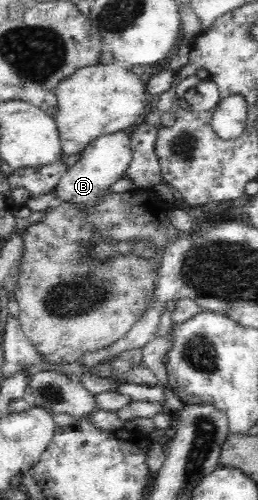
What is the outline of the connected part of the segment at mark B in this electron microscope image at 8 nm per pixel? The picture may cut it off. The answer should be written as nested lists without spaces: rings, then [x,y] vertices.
[[[120,131],[96,138],[82,151],[79,161],[58,181],[53,190],[57,195],[55,201],[70,204],[85,215],[95,211],[101,200],[112,194],[109,192],[109,187],[125,178],[125,172],[128,171],[129,164],[132,162],[130,131]]]

